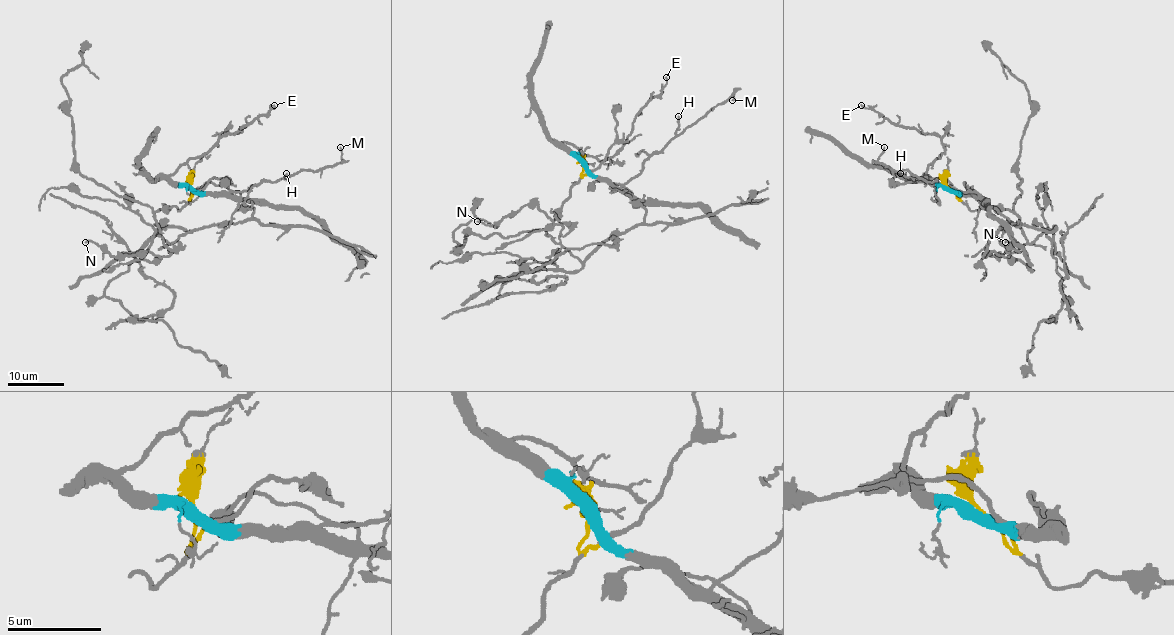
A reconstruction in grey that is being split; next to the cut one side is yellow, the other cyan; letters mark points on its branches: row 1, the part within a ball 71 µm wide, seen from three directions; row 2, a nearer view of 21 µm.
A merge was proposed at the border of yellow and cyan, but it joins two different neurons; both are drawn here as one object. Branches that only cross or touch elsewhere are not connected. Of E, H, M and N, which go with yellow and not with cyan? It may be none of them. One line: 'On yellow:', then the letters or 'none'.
On yellow: N

